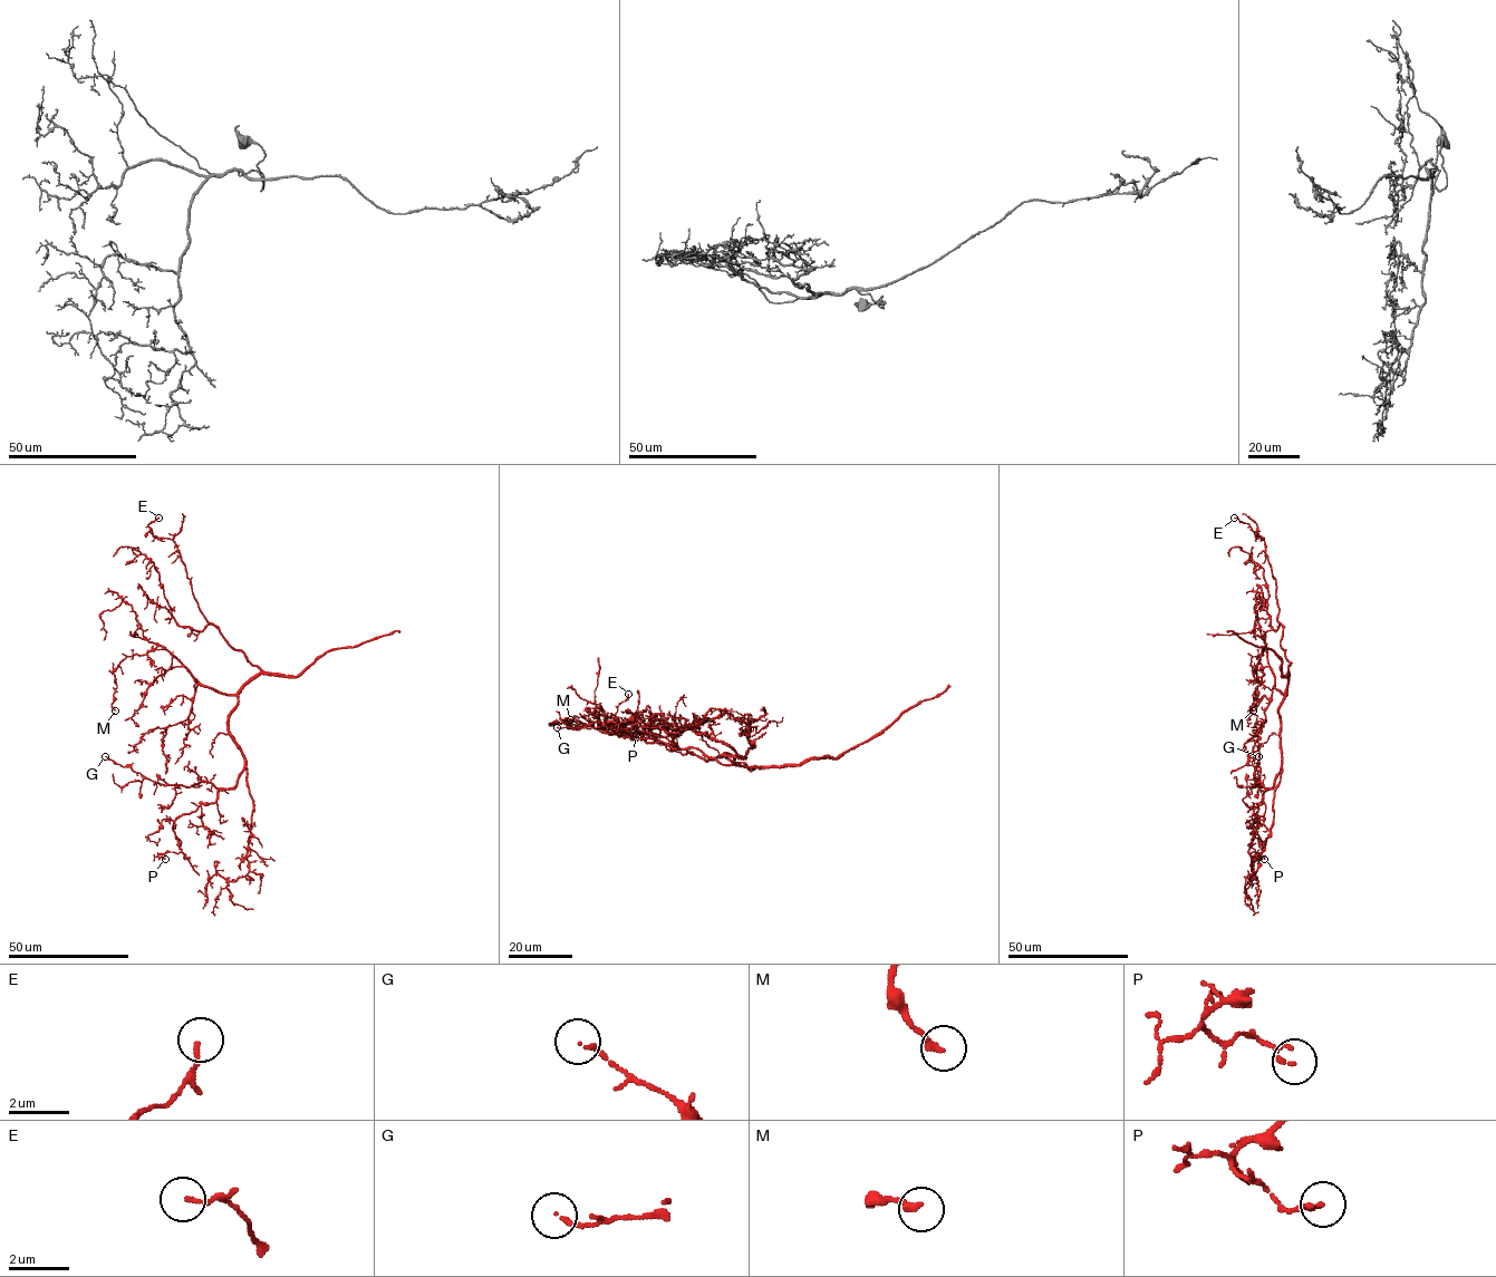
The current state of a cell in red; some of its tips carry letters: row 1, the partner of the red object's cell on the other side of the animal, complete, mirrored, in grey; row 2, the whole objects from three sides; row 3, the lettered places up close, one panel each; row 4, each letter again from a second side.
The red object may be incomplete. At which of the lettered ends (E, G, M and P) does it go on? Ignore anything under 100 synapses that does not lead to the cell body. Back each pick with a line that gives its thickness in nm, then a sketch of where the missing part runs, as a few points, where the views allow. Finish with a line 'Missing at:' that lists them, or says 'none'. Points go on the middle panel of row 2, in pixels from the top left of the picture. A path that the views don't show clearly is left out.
Missing at: none

